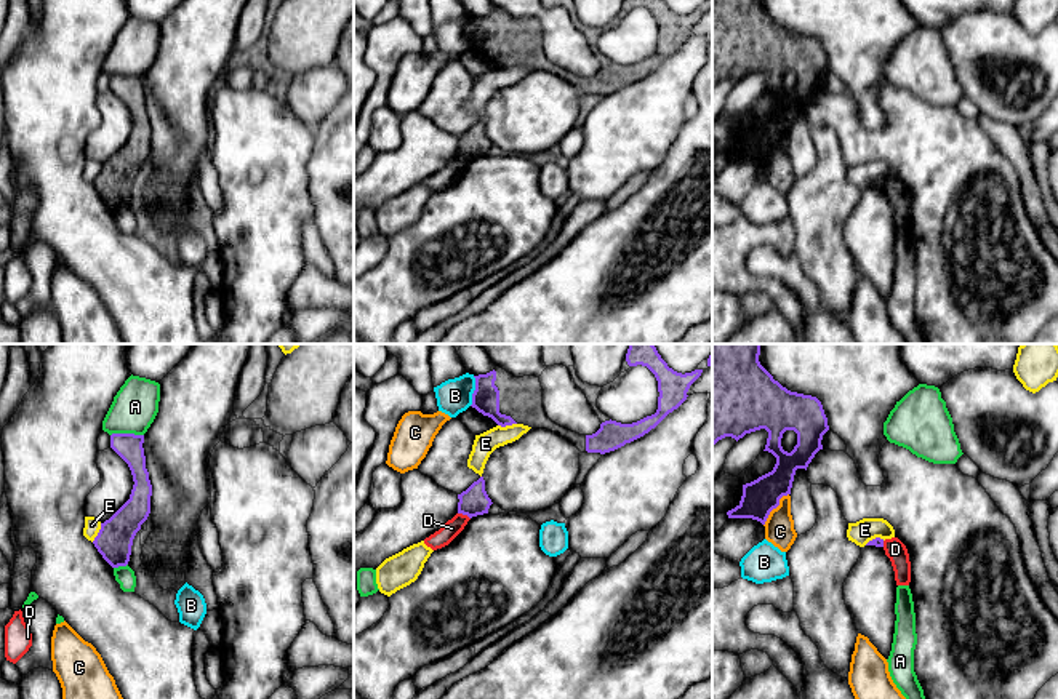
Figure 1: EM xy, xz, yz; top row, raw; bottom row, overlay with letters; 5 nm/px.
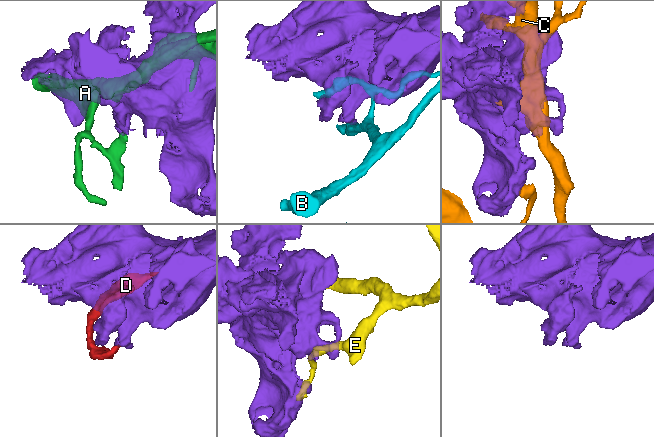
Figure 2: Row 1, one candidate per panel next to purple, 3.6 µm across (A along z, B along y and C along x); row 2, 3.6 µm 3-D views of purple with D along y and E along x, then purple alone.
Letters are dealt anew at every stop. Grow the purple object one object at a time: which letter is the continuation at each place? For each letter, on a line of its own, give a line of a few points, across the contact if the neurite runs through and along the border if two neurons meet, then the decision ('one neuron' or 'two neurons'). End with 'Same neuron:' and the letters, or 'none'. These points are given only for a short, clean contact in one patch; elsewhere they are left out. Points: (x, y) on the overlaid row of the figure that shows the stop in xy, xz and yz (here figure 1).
A: two neurons
B: two neurons
C: two neurons
D: xz (458, 512), (469, 519) | two neurons
E: two neurons
Same neuron: none

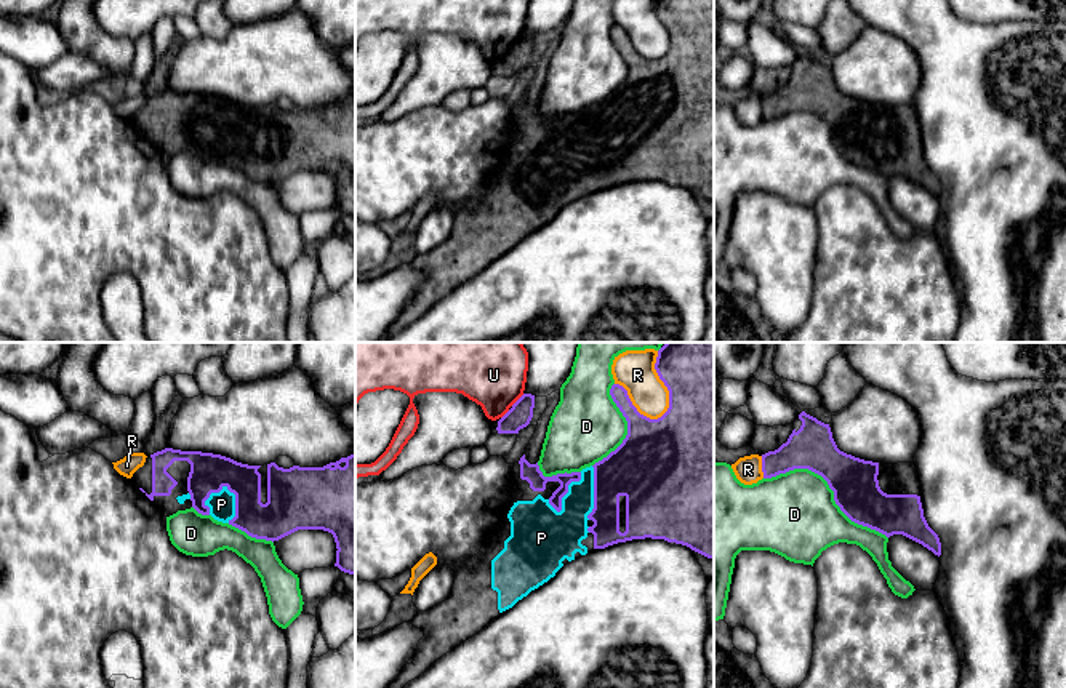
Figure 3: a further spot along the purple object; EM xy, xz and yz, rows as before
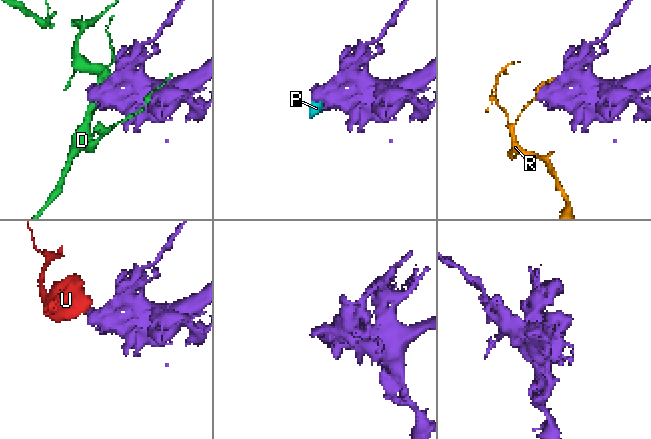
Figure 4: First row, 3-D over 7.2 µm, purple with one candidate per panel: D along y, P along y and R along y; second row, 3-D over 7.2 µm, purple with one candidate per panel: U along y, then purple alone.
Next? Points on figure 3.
D: two neurons
P: one neuron
R: two neurons
U: xz (524, 394), (511, 405) | two neurons
Same neuron: P

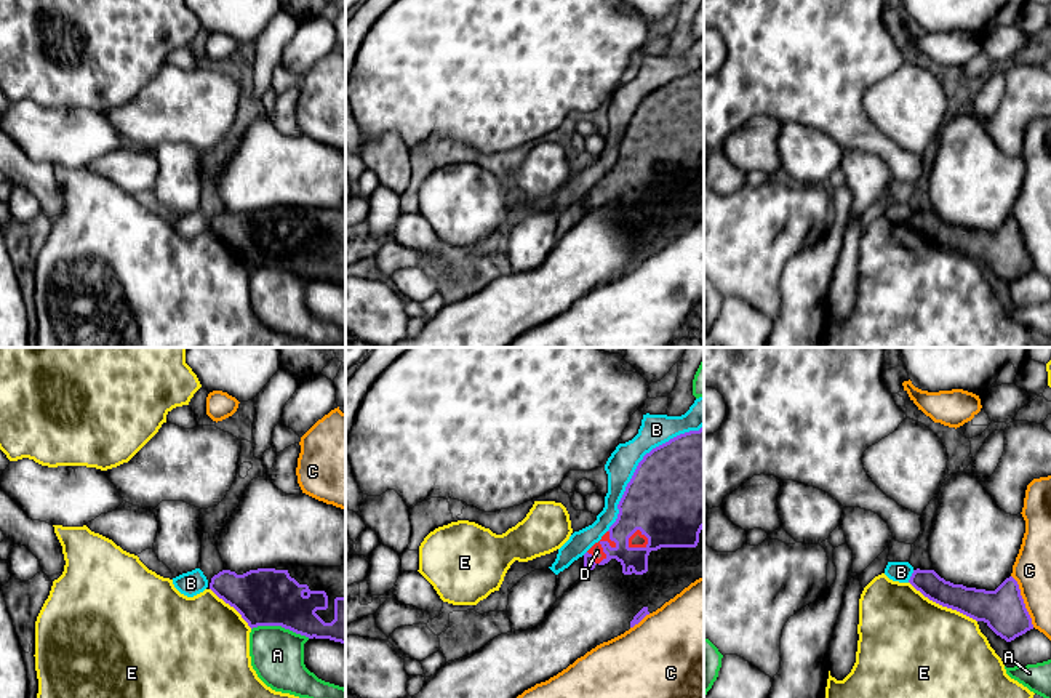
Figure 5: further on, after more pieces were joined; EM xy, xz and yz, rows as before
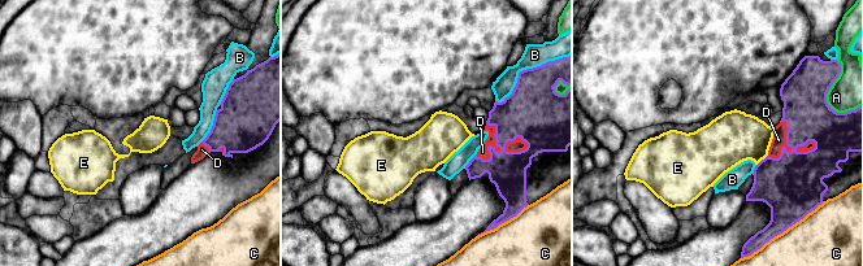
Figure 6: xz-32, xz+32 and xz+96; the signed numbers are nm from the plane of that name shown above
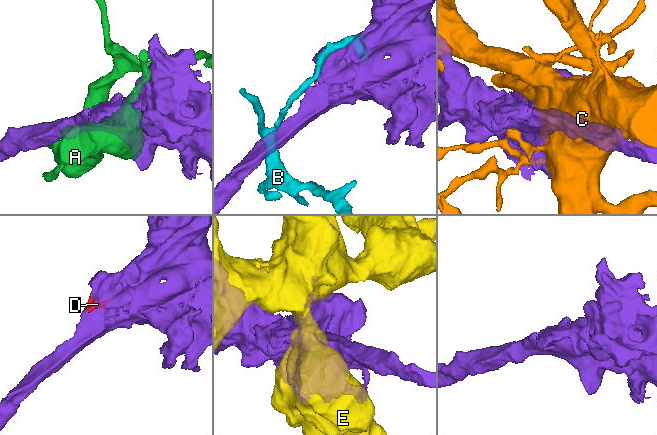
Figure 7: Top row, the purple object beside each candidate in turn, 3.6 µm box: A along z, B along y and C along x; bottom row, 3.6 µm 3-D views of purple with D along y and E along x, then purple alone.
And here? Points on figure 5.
A: two neurons
B: two neurons
C: two neurons
D: one neuron
E: yz (909, 581), (930, 599), (955, 609), (976, 621) | two neurons
Same neuron: D

